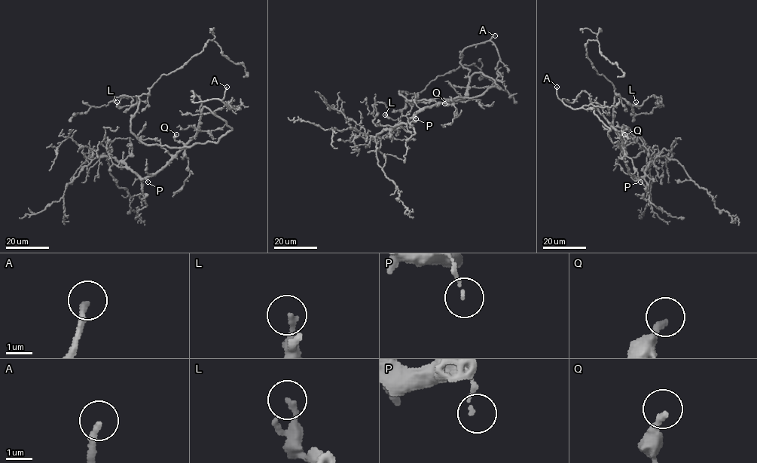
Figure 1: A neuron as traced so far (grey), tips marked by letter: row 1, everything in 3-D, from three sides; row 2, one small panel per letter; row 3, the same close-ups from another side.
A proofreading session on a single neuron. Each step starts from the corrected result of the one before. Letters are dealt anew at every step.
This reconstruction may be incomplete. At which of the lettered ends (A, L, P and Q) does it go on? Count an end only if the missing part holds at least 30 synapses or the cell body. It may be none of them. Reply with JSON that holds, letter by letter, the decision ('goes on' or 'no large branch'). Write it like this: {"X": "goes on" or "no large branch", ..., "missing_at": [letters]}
{"A": "goes on", "L": "no large branch", "P": "no large branch", "Q": "no large branch", "missing_at": ["A"]}

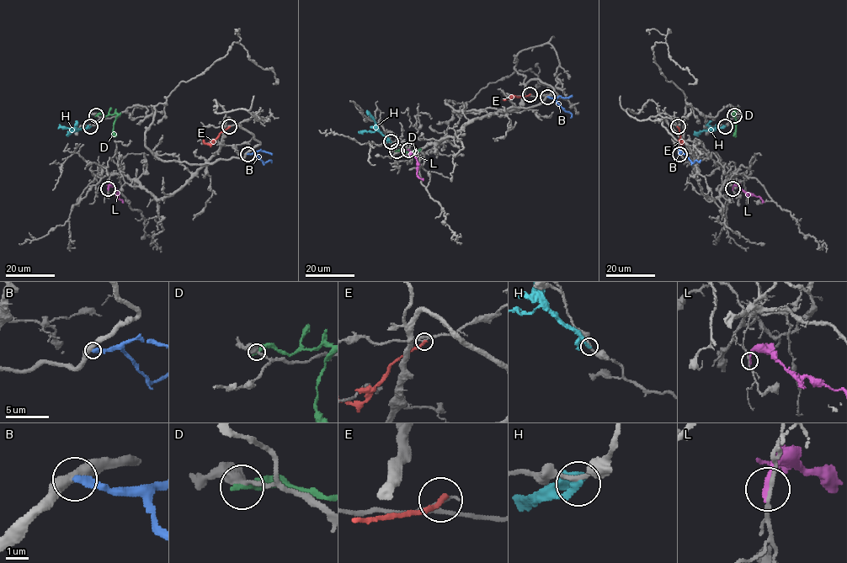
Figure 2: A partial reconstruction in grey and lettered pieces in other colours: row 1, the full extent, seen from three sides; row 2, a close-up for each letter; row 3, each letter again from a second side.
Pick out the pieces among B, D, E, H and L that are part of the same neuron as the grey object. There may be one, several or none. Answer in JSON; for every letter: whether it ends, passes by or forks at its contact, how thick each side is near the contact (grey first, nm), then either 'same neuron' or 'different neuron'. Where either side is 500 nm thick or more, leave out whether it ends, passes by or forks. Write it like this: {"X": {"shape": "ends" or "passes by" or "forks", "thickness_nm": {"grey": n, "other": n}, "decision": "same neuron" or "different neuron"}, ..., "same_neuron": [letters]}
{"B": {"shape": "ends", "thickness_nm": {"grey": 460, "other": 340}, "decision": "different neuron"}, "D": {"shape": "ends", "thickness_nm": {"grey": 400, "other": 320}, "decision": "different neuron"}, "E": {"shape": "ends", "thickness_nm": {"grey": 100, "other": 240}, "decision": "different neuron"}, "H": {"shape": "ends", "thickness_nm": {"grey": 200, "other": 280}, "decision": "different neuron"}, "L": {"shape": "ends", "thickness_nm": {"grey": 140, "other": 240}, "decision": "different neuron"}, "same_neuron": []}

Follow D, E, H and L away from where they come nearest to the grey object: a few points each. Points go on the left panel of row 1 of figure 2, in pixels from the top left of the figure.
D: (96, 115), (117, 114), (114, 124), (116, 136)
E: (229, 127), (211, 144), (205, 143), (203, 140)
H: (90, 126), (66, 134)
L: (108, 188), (113, 186), (117, 190), (116, 197), (123, 203)

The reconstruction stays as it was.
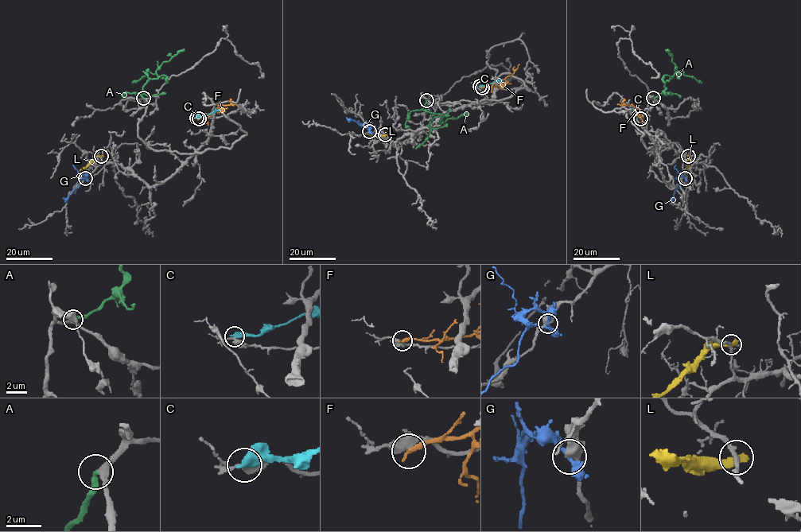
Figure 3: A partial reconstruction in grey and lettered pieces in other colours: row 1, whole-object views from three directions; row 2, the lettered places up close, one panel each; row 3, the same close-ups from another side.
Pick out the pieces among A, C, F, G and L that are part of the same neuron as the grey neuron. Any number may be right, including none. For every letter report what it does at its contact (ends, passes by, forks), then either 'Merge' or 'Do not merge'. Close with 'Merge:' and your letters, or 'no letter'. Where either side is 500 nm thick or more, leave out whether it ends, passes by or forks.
A: It ends there. Merge
C: Do not merge
F: It ends there. Do not merge
G: It passes by. Do not merge
L: It ends there. Do not merge
Merge: A

